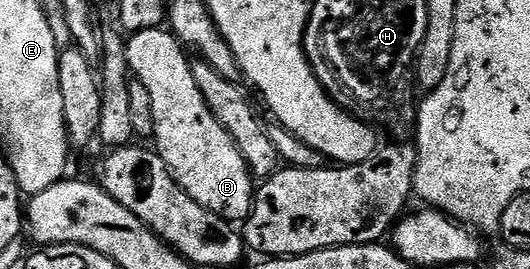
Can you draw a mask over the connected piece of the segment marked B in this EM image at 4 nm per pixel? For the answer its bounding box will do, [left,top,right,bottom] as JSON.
[127,28,254,224]

